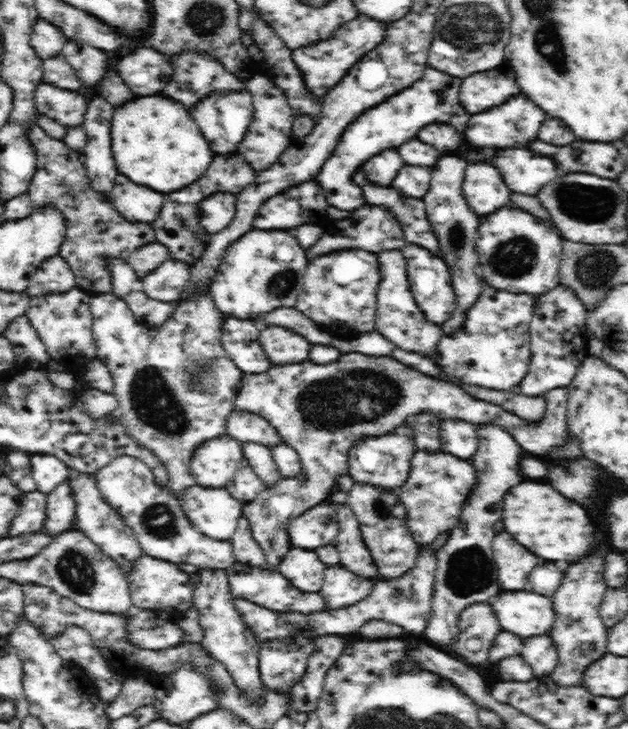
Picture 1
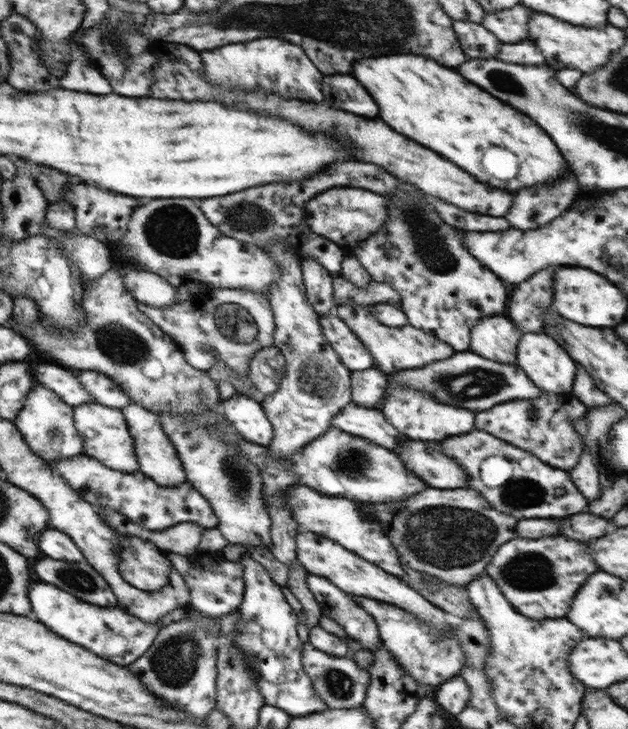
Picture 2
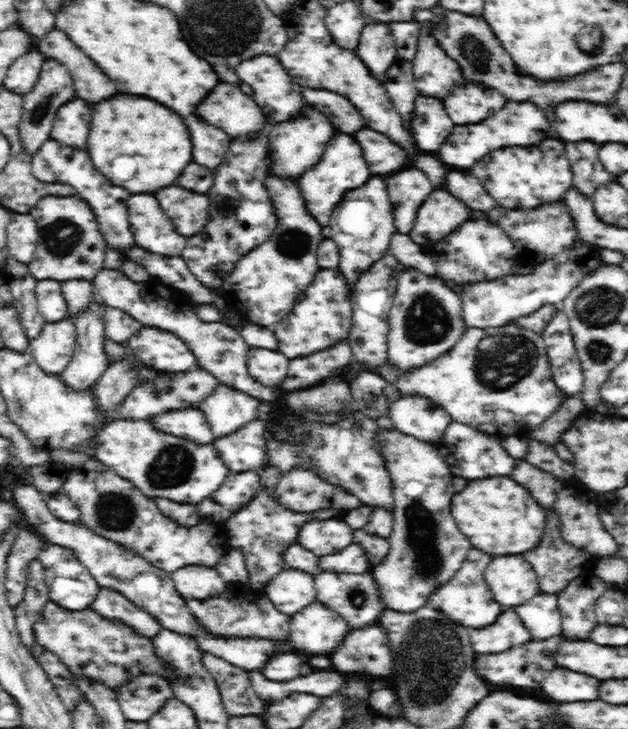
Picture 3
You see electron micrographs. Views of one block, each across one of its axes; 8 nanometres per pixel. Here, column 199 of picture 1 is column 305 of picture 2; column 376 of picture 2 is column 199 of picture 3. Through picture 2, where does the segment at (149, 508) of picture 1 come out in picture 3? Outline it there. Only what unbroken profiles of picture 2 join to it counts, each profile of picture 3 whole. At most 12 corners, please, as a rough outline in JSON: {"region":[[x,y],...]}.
{"region":[[185,566],[172,581],[183,599],[223,593],[216,567]]}

